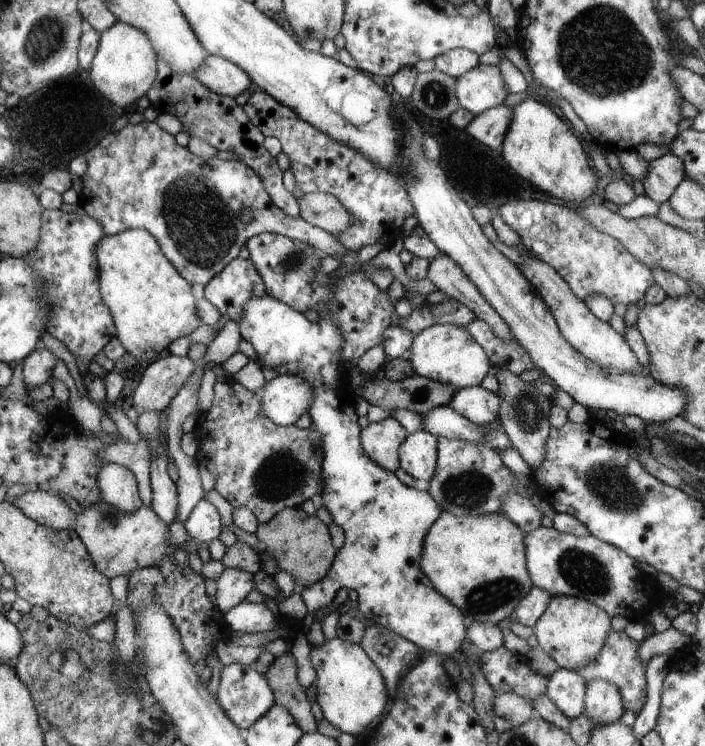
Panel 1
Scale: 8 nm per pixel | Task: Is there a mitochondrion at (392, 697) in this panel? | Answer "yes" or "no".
no

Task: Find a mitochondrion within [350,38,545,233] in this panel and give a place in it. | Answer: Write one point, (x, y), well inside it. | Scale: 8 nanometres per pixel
(434, 94)

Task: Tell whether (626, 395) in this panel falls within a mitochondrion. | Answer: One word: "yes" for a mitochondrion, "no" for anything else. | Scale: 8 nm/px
no

